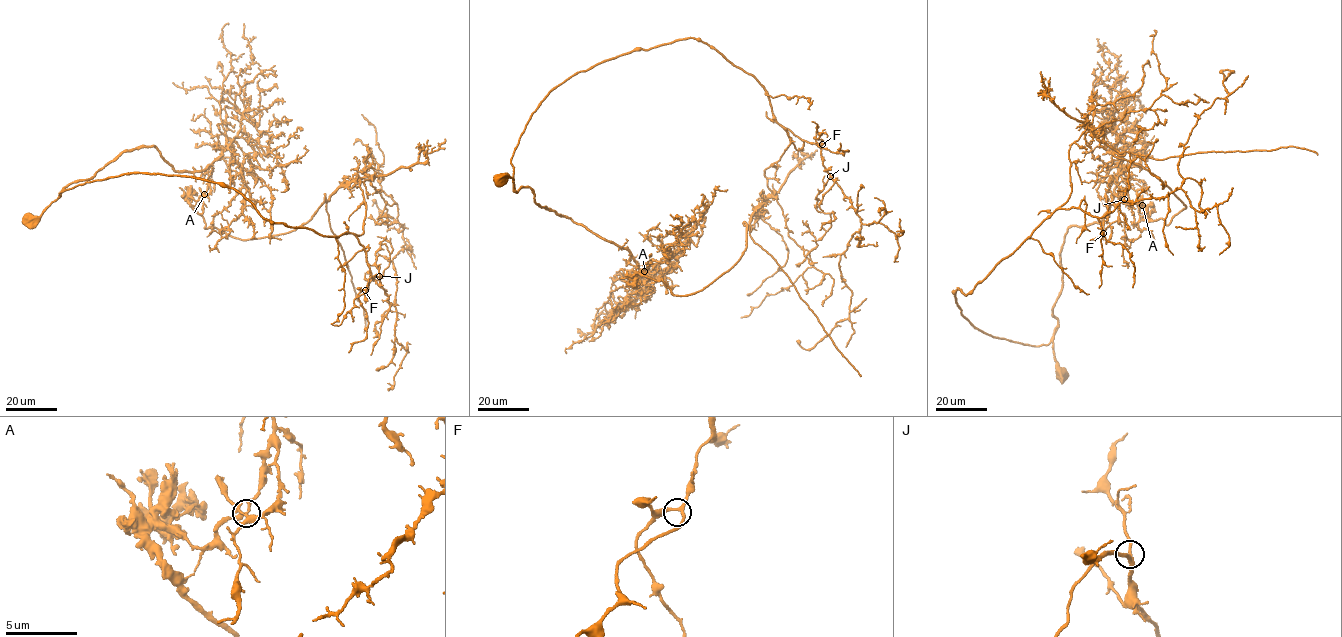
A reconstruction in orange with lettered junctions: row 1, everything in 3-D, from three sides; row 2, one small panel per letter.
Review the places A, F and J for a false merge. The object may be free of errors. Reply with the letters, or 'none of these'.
A

